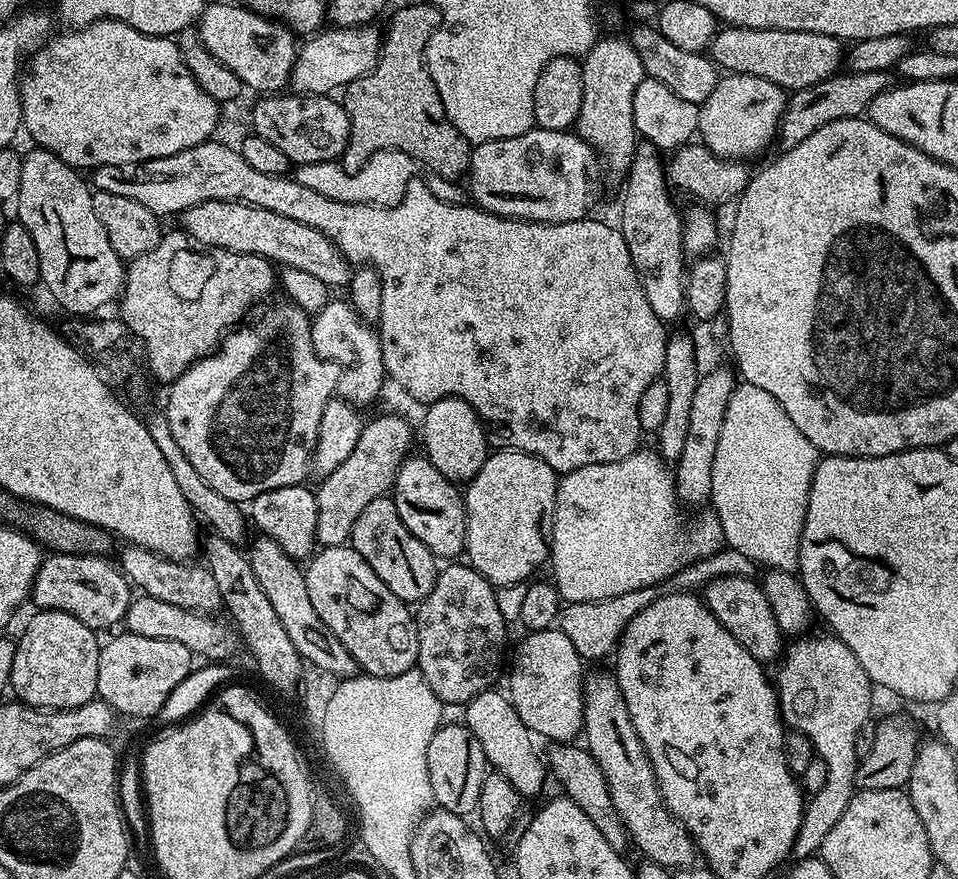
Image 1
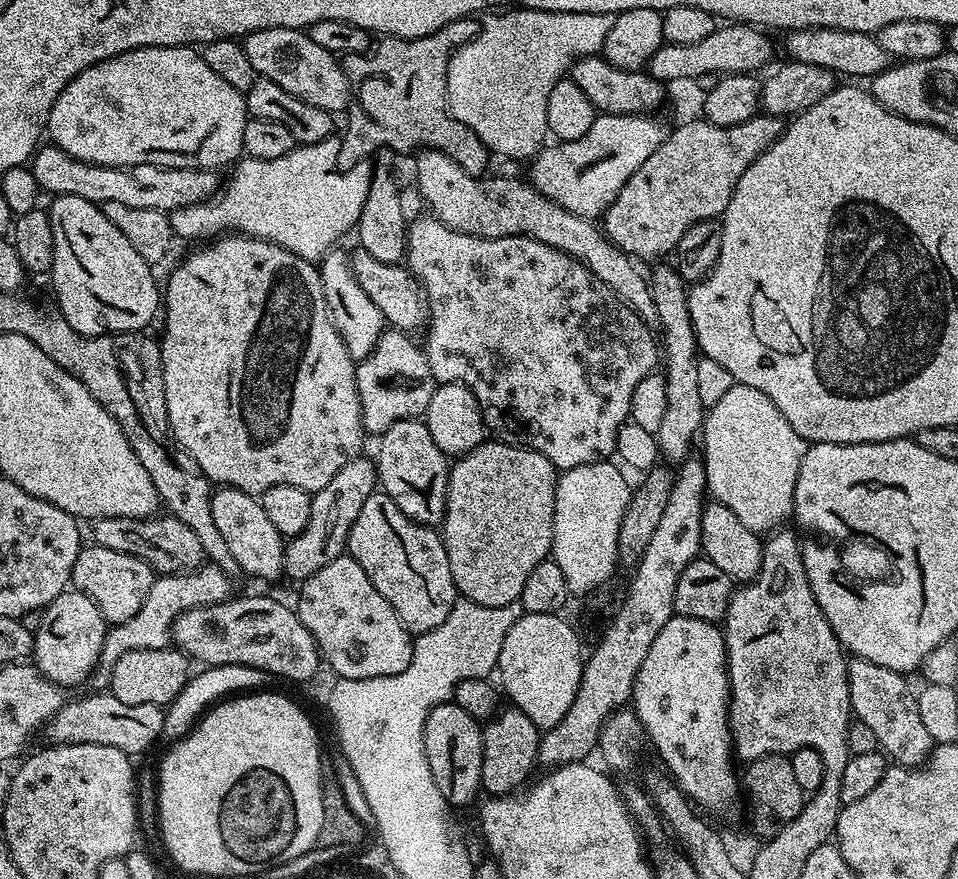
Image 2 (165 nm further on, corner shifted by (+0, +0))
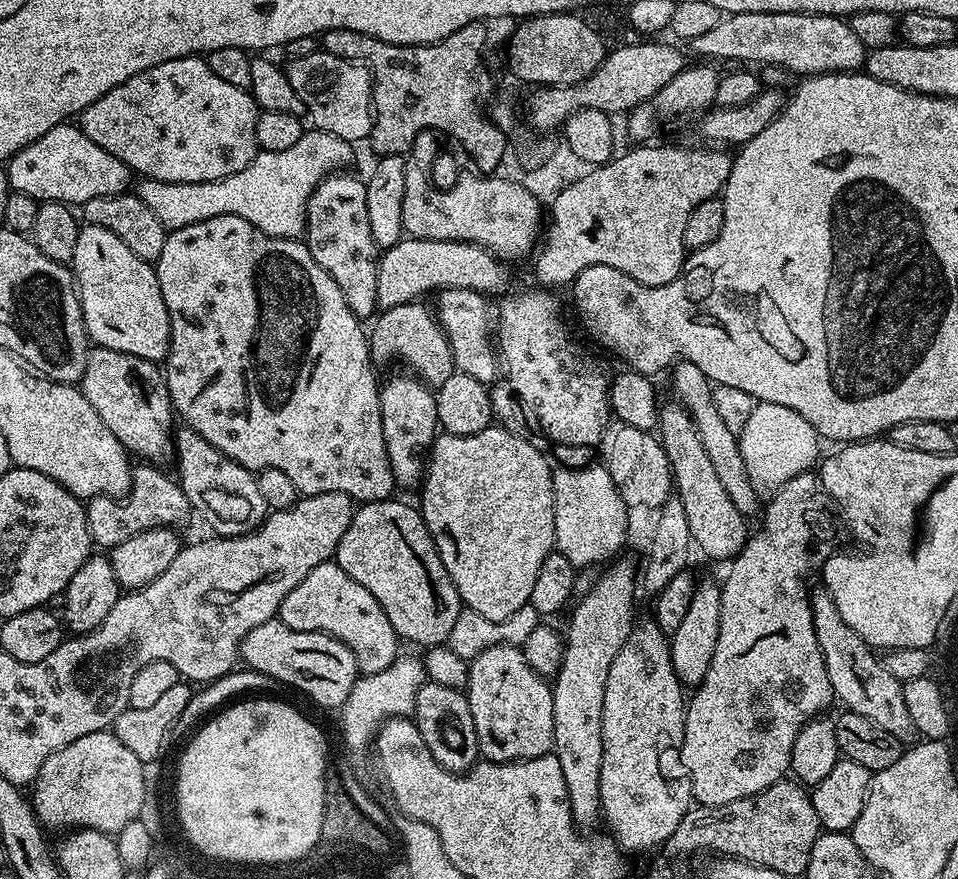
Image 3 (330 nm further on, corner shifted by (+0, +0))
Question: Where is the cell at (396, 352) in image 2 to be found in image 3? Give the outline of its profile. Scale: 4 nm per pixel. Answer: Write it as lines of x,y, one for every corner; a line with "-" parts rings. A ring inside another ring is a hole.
424,302
395,304
383,309
375,320
376,325
373,326
372,332
370,328
370,351
377,365
388,364
391,360
404,360
405,366
408,367
405,369
411,370
433,389
440,388
442,382
452,376
454,365
448,335
441,328
433,309
431,312

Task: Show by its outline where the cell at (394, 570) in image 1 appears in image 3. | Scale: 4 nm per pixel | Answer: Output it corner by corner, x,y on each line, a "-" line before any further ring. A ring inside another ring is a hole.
396,499
369,500
353,511
350,526
346,526
346,534
336,547
334,563
378,598
378,606
386,610
386,618
390,618
390,626
401,641
440,646
458,622
460,595
450,574
446,574
446,566
442,566
419,507
411,508

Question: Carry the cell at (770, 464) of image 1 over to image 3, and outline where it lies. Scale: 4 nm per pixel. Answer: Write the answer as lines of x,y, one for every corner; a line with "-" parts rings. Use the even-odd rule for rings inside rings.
757,403
738,439
746,474
761,494
778,491
783,484
790,482
790,478
798,478
798,474
809,471
822,456
821,436
806,418
802,418
802,414
790,410
790,406

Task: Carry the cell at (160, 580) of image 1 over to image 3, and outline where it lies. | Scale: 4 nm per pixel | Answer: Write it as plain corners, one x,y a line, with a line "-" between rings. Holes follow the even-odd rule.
140,462
132,470
132,486
127,493
119,498
115,496
93,496
87,501
84,513
86,514
86,526
92,535
93,545
111,550
118,546
118,542
126,542
139,532
145,532
151,528
167,528
184,524
188,515
193,515
192,503
186,498
186,494
180,488
179,479
167,476
163,467

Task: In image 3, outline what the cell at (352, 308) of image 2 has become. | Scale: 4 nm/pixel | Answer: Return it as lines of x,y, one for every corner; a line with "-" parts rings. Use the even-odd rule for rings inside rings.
329,174
312,191
308,200
306,243
314,262
338,282
346,306
356,316
367,318
378,308
378,249
370,234
370,217
366,215
366,183
361,177
359,180
344,175
348,174

